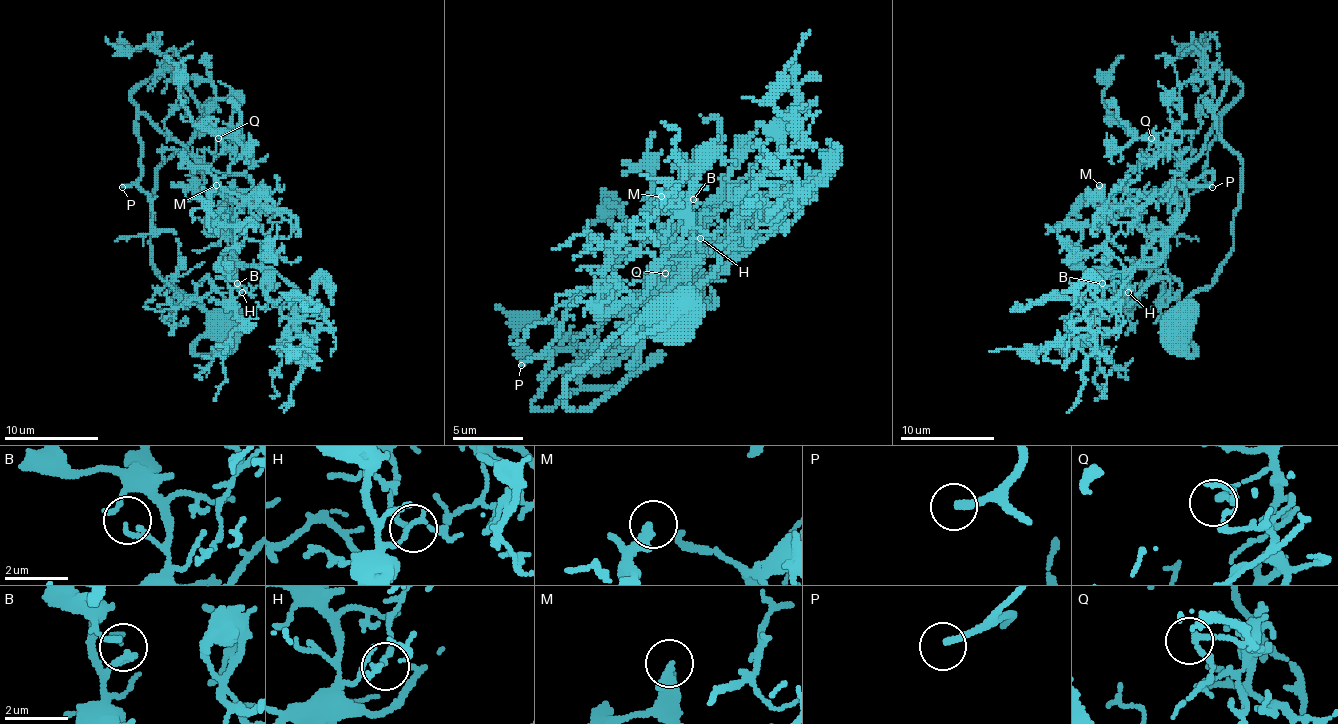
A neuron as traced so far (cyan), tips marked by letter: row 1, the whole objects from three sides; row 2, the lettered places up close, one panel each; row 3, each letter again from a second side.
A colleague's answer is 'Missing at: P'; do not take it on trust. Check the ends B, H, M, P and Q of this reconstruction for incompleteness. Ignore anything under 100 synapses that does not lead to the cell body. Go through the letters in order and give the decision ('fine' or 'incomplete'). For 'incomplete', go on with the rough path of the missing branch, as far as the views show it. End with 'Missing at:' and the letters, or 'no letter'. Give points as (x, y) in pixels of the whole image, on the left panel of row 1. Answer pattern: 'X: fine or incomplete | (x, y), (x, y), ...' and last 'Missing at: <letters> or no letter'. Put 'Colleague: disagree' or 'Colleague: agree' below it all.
B: fine
H: fine
M: fine
P: incomplete | (122, 187), (91, 199), (108, 229), (150, 180), (134, 154), (162, 154), (174, 133)
Q: fine
Missing at: P
Colleague: agree

